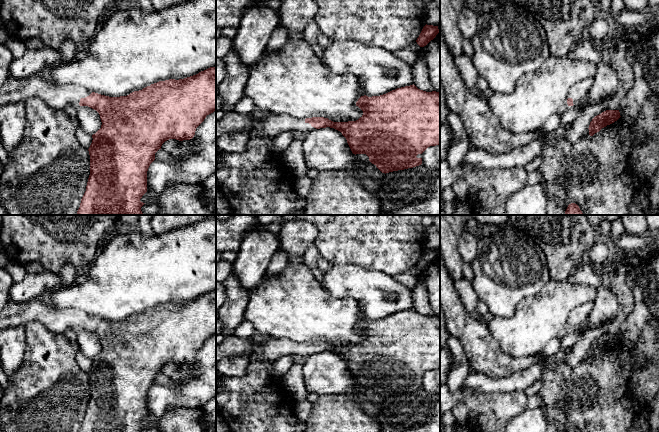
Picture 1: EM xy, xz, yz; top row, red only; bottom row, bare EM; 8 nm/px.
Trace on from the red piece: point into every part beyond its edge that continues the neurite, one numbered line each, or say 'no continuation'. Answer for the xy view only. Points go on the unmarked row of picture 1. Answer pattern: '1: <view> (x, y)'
1: xy (58, 320)

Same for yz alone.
1: yz (579, 315)

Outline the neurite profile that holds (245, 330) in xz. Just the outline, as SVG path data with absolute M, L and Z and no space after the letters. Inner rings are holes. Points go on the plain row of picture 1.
M244 320L234 331L234 336L243 339L252 339L255 336L255 328L250 322Z

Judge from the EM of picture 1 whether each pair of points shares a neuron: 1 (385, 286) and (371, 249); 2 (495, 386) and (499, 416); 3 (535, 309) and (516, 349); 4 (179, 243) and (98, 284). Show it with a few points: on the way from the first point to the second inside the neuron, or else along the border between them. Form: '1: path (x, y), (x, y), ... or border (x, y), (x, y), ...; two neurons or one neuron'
1: border (356, 264), (362, 267), (379, 269), (392, 276); two neurons
2: border (473, 391), (519, 392); two neurons
3: path (535, 319), (534, 324), (519, 339); one neuron
4: path (160, 264), (154, 270), (132, 273), (119, 284); one neuron

